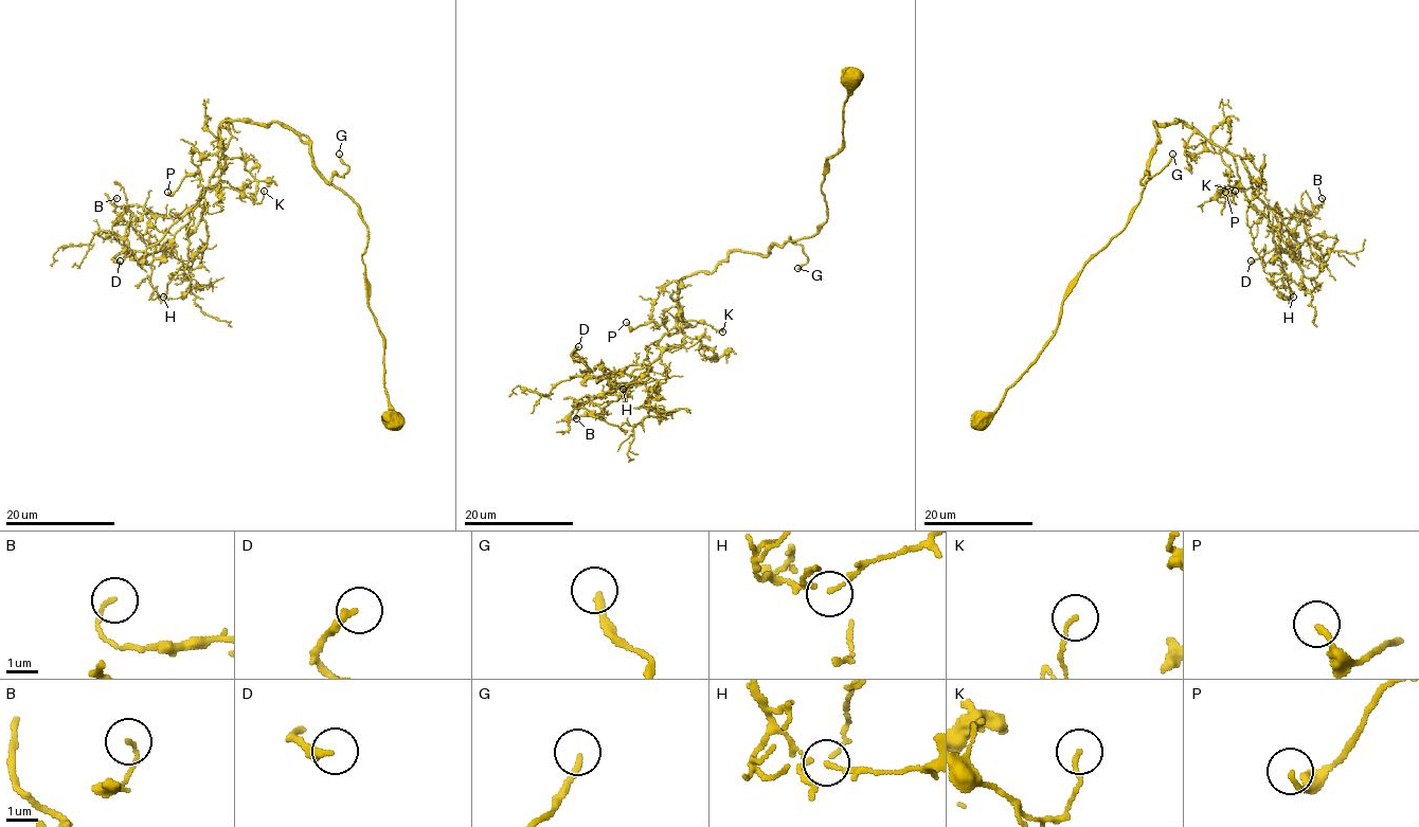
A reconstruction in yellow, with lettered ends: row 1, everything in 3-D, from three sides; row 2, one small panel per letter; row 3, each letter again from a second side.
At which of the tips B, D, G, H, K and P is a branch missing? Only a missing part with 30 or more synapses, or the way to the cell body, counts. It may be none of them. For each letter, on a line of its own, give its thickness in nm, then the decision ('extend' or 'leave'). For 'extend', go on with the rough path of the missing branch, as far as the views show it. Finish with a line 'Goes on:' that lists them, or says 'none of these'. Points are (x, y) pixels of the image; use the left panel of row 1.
B: calibre 120 nm; leave
D: calibre 280 nm; leave
G: calibre 200 nm; extend; course (339, 154), (330, 142), (328, 168), (362, 228), (345, 246), (431, 298), (438, 352)
H: calibre 80 nm; leave
K: calibre 110 nm; leave
P: calibre 170 nm; leave
Goes on: G

